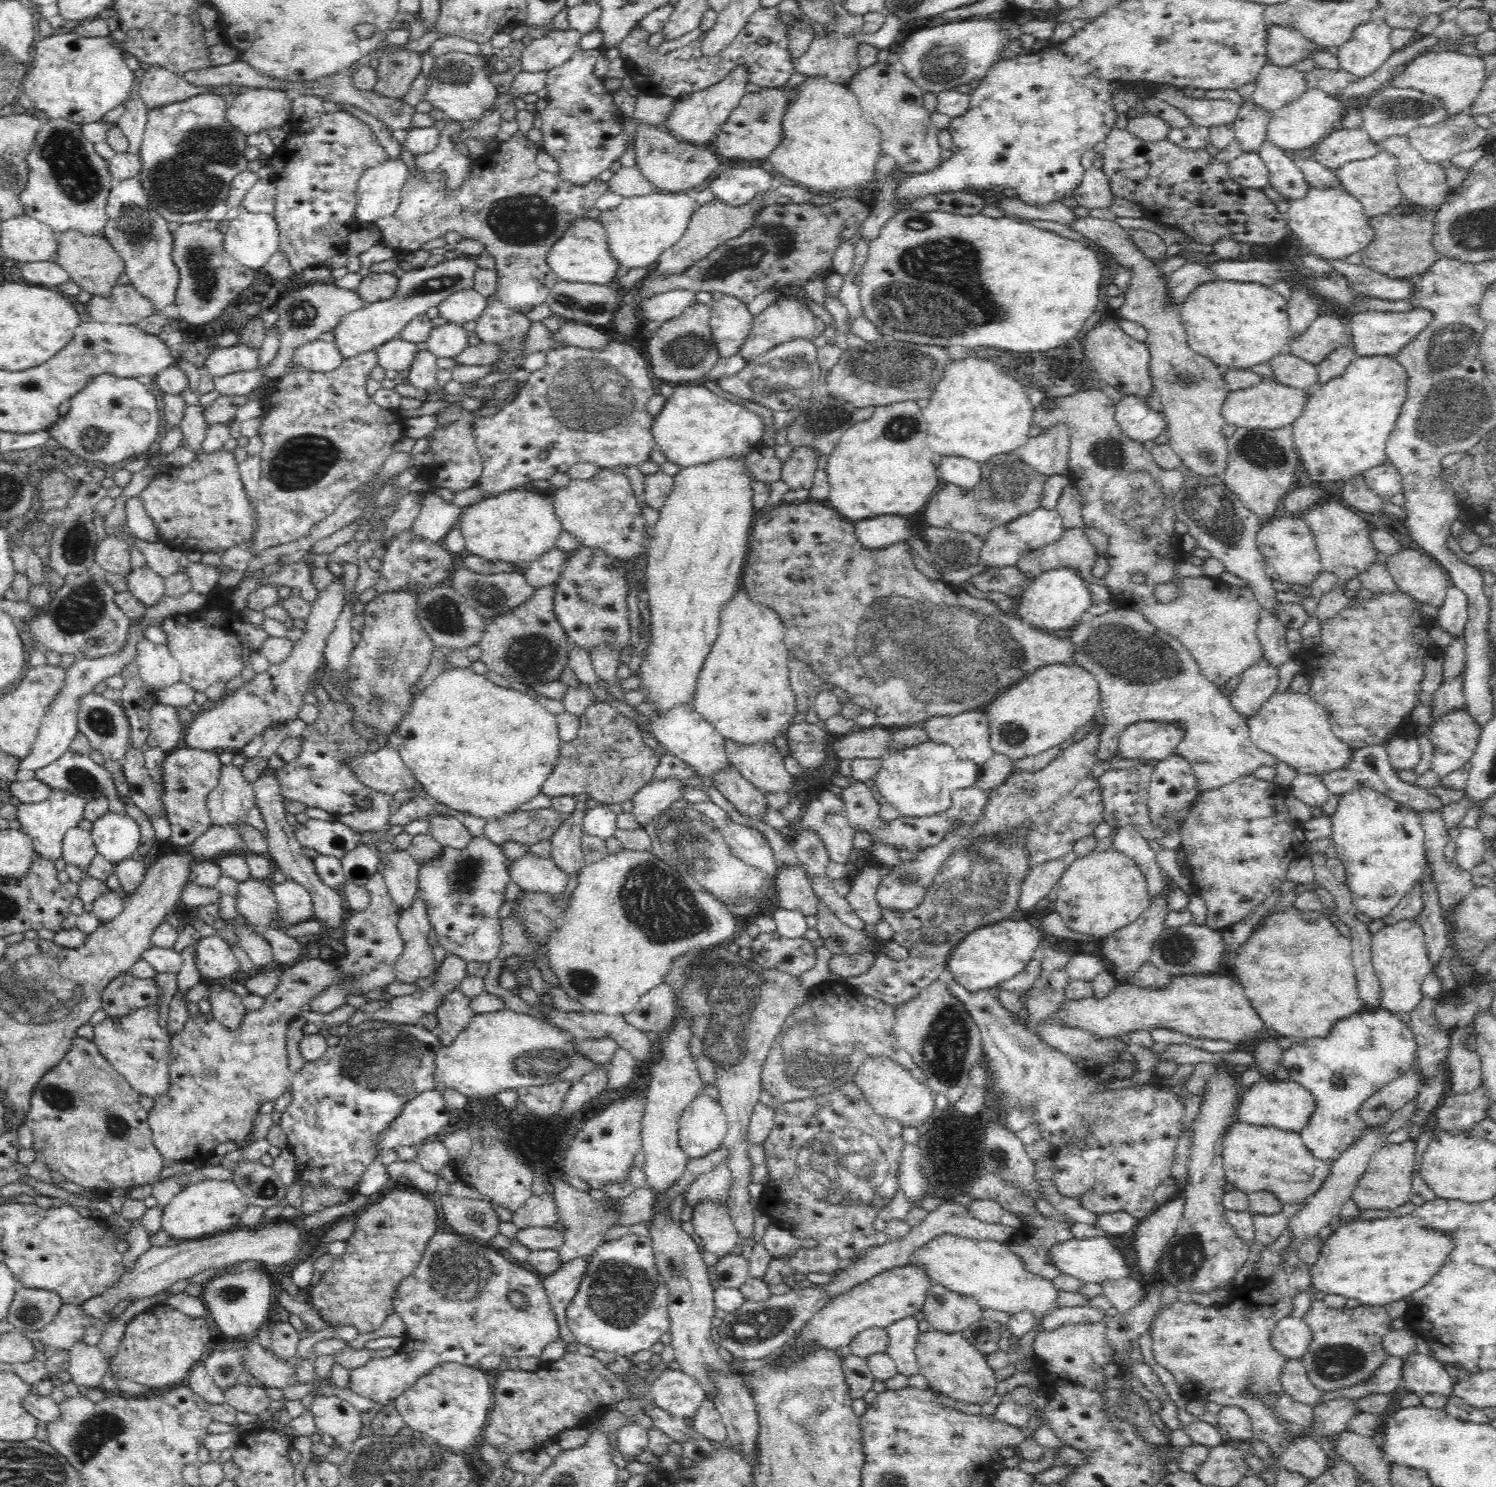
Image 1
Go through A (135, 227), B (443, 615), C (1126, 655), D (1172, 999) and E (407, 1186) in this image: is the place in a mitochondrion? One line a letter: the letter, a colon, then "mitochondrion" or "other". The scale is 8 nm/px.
A: mitochondrion
B: mitochondrion
C: mitochondrion
D: other
E: other

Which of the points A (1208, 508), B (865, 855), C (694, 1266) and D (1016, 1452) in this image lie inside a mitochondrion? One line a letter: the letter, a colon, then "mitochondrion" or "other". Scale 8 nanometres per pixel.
A: mitochondrion
B: other
C: other
D: other

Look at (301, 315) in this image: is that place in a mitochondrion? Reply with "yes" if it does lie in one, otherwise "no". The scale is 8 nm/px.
yes

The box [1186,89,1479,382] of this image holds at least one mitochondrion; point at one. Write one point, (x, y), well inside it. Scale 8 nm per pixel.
(1399, 109)

